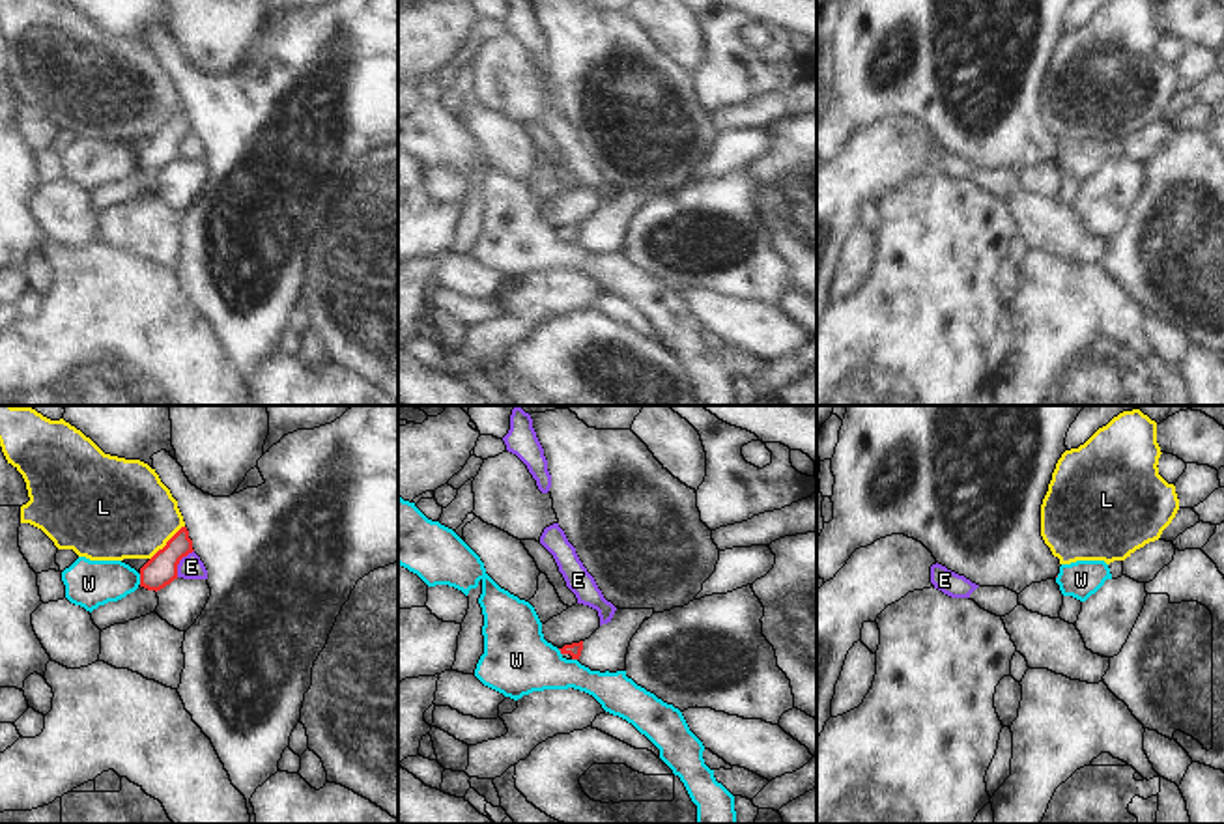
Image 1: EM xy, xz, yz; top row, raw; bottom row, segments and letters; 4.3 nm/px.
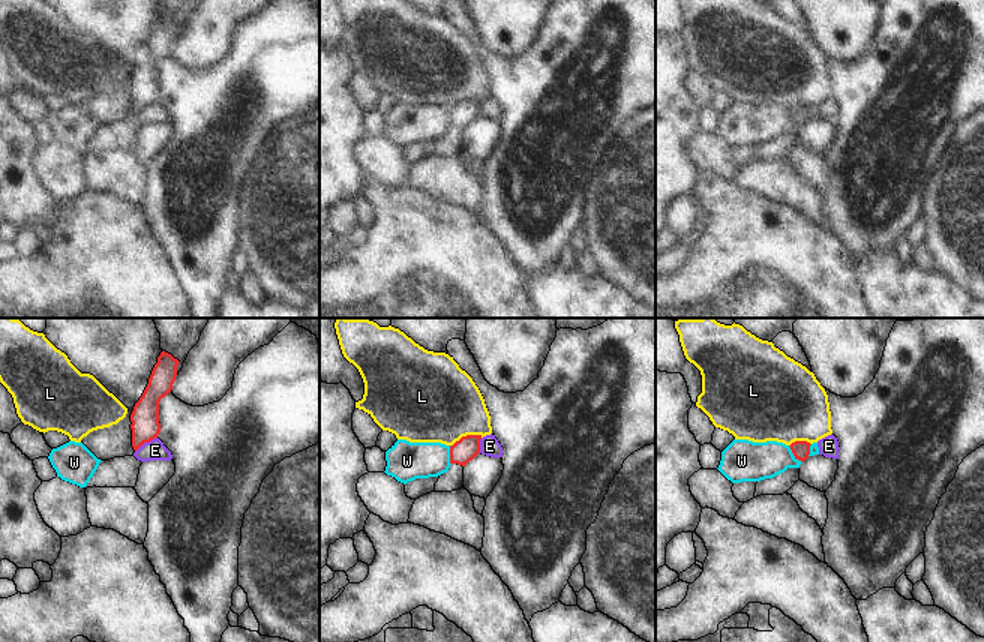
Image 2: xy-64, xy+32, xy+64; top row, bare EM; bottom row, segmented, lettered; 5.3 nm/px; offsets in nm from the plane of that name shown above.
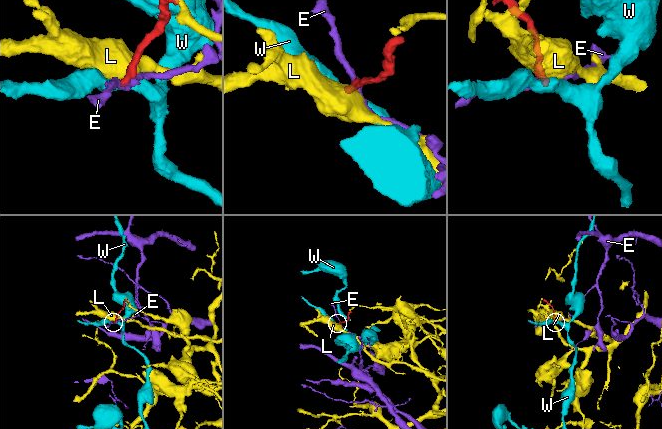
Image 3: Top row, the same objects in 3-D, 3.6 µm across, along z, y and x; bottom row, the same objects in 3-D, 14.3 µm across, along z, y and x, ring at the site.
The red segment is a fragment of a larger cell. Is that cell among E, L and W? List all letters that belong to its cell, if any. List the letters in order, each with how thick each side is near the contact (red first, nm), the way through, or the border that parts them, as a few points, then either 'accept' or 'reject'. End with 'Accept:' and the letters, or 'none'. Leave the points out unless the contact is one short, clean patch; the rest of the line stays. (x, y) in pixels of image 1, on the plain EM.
E: 140/100 nm | along xy (193, 131), (180, 142), (176, 157) | reject
L: 140/420 nm | along xy (184, 107), (150, 141) | reject
W: 140/200 nm | along xy (139, 156), (141, 165) | reject
Accept: none

